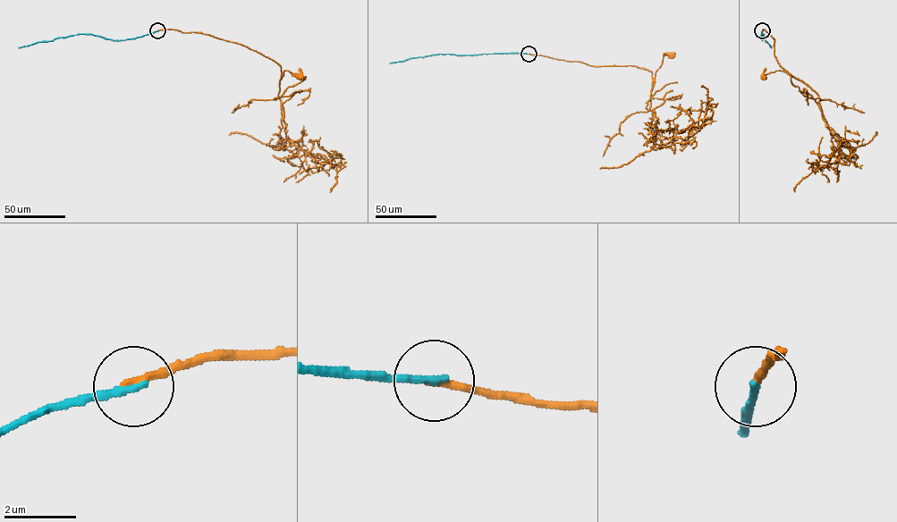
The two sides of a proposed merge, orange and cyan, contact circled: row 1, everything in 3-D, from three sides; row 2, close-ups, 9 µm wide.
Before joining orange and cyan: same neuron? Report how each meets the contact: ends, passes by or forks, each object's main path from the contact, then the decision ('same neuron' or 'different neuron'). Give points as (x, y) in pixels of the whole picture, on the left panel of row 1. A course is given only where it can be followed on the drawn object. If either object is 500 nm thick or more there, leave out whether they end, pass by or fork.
orange ends | cyan ends | orange via (157, 30), (201, 32), (243, 45), (281, 66), (280, 79), (284, 71), (300, 78) | cyan via (158, 30), (119, 40), (79, 34), (19, 47) | different neuron

